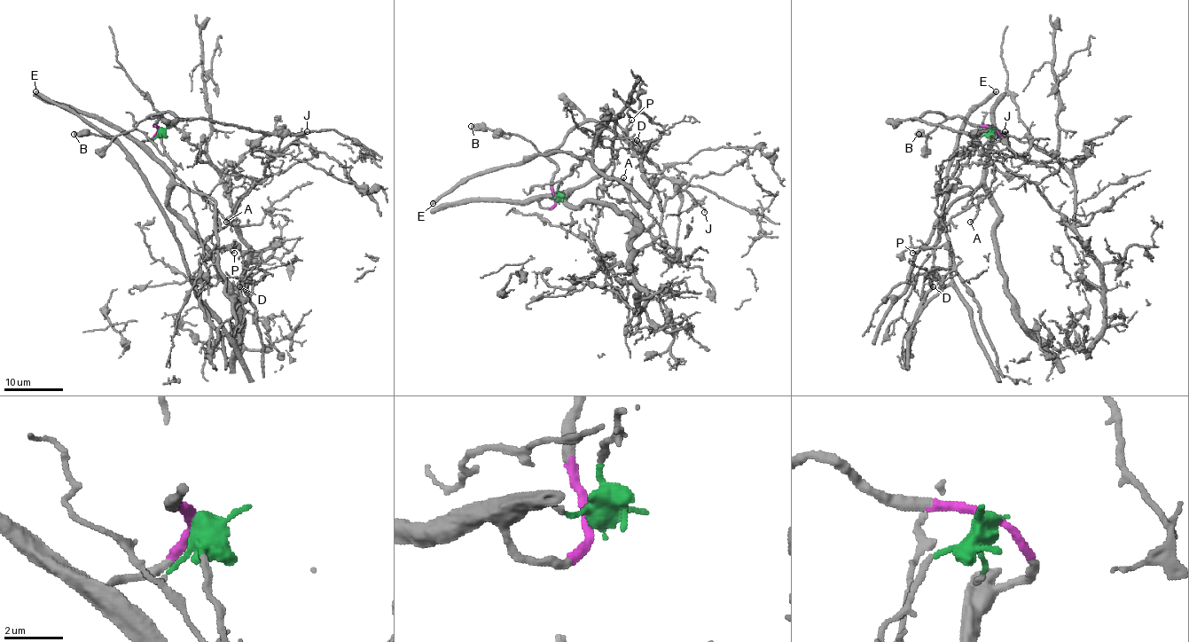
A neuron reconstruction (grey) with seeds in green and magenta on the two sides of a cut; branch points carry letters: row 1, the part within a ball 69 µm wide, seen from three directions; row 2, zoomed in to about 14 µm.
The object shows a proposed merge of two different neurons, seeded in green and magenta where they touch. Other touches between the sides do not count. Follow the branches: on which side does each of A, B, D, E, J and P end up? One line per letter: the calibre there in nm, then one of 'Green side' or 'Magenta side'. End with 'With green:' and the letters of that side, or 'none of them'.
A: Thickness 140 nm. Green side
B: Thickness 550 nm. Magenta side
D: Thickness 150 nm. Green side
E: Thickness 440 nm. Green side
J: Thickness 120 nm. Magenta side
P: Thickness 110 nm. Magenta side
With green: A, D, E

